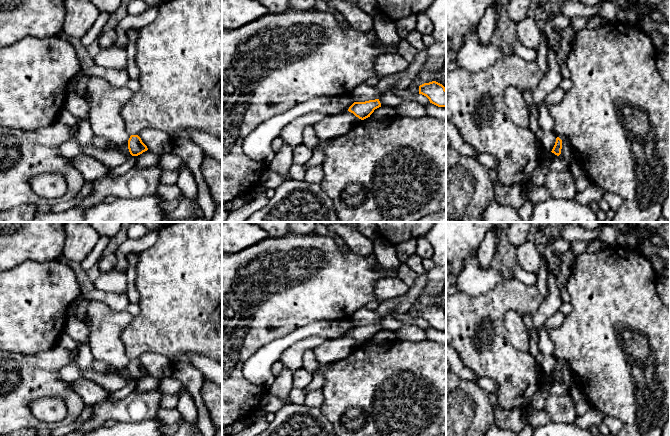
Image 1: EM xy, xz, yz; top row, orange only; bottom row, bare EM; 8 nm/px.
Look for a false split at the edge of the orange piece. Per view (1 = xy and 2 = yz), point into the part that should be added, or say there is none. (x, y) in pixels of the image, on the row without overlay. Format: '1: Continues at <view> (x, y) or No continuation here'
1: No continuation here
2: No continuation here

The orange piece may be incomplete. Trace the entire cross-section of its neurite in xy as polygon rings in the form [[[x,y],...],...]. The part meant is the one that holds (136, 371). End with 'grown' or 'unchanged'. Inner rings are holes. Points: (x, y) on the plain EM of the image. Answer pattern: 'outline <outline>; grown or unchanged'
outline [[[138,359],[130,360],[128,364],[128,373],[132,380],[138,380],[148,374],[147,370]]]; unchanged

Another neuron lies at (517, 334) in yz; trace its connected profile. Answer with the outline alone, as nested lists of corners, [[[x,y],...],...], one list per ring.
[[[508,311],[504,316],[504,326],[509,342],[519,351],[529,351],[529,333],[523,317],[516,311]]]

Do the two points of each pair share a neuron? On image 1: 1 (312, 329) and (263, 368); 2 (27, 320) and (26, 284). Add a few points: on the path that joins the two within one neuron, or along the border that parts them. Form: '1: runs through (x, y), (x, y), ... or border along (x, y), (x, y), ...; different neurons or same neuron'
1: runs through (299, 334), (283, 343), (271, 355); same neuron
2: runs through (25, 311), (24, 300), (26, 293); same neuron

